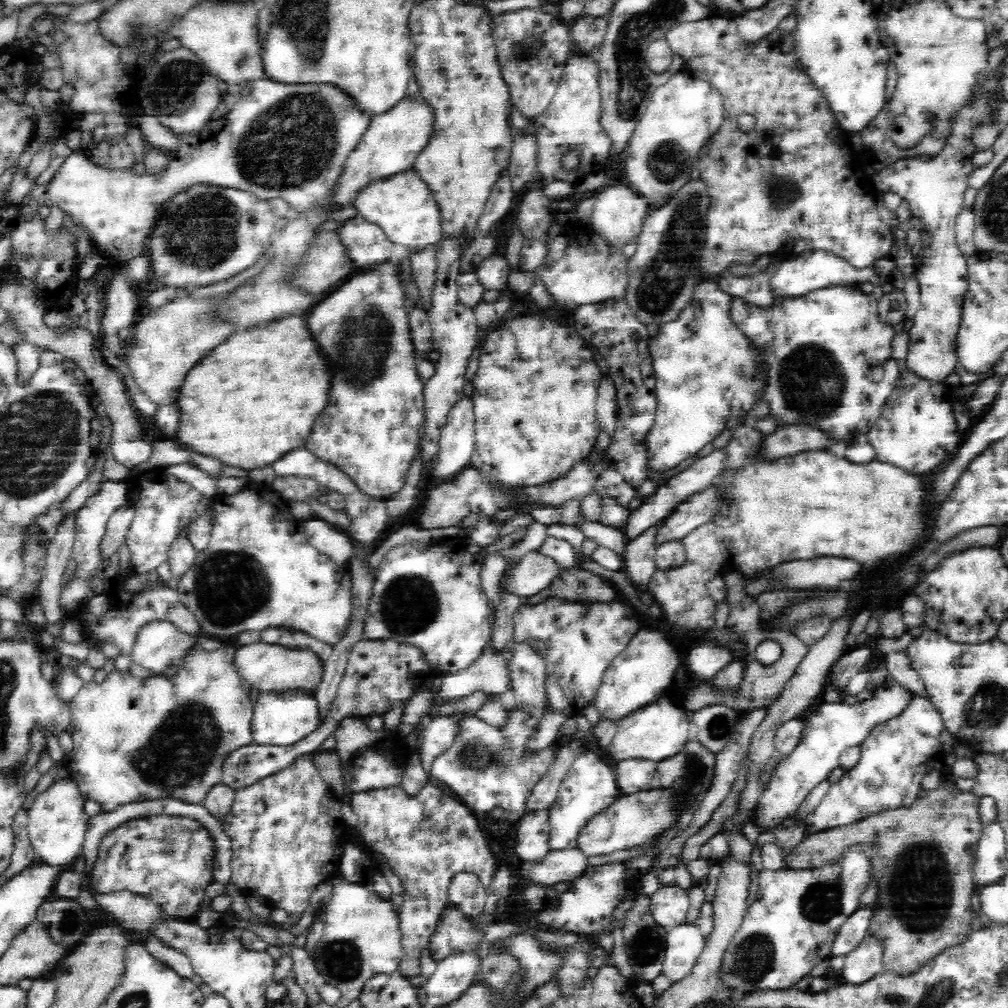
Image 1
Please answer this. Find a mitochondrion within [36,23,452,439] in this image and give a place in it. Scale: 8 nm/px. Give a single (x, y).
(282, 148)

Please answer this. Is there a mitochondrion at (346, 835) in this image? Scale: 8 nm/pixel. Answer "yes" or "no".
no

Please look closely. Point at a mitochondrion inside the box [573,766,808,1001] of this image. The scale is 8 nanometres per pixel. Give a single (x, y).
(752, 960)

